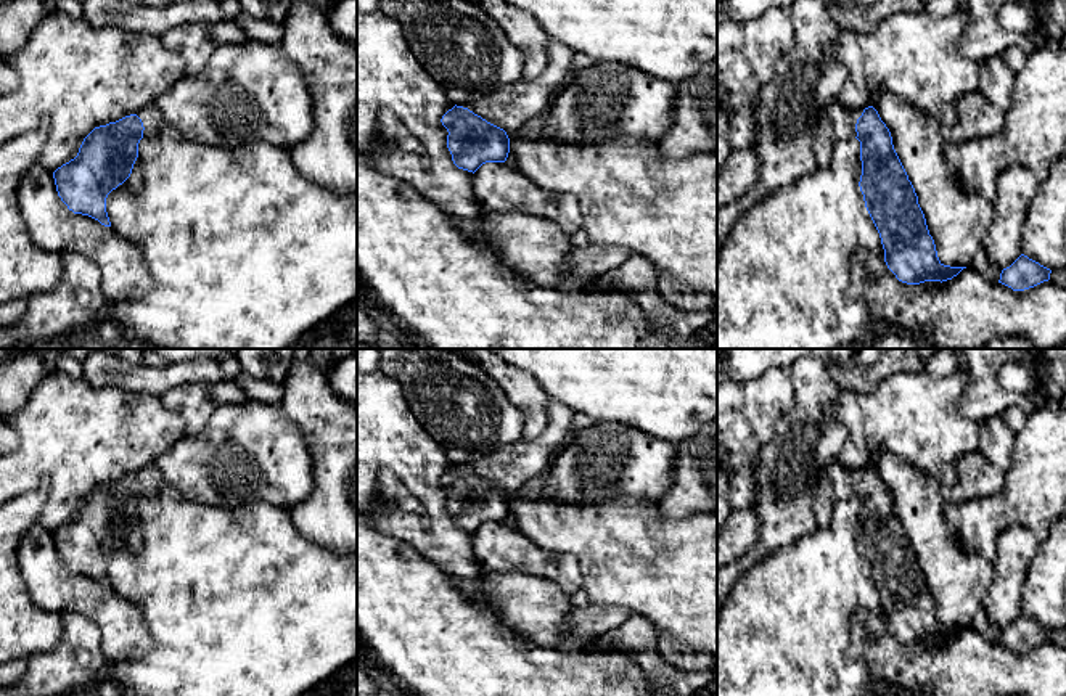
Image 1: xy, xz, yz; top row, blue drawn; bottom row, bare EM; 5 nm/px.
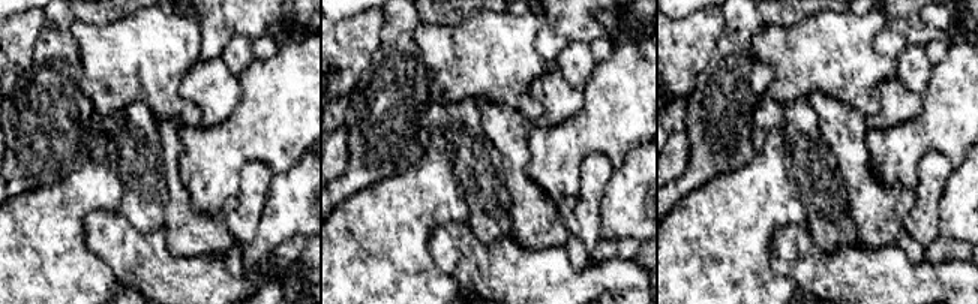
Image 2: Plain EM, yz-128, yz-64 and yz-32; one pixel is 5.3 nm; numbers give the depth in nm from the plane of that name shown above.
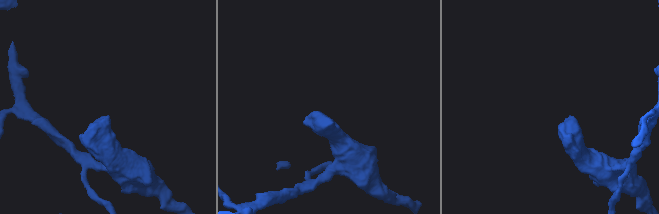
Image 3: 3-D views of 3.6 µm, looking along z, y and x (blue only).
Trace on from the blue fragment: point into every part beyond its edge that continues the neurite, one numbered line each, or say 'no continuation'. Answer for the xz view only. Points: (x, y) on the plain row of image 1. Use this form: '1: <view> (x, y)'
1: xz (512, 466)

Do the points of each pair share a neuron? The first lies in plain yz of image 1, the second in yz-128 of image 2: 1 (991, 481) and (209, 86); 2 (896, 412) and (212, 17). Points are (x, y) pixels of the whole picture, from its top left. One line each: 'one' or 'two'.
1: one
2: two

